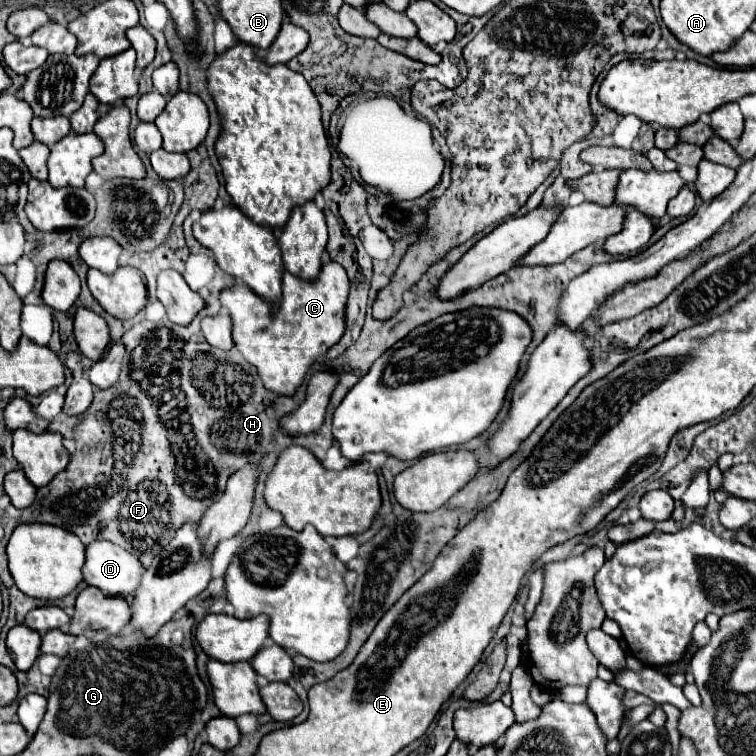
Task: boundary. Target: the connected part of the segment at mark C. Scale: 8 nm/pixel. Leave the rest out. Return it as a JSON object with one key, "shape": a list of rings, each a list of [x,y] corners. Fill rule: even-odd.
{"shape":[[[325,262],[321,268],[321,274],[315,282],[303,282],[289,272],[283,274],[283,300],[279,306],[267,304],[257,294],[247,290],[247,286],[237,284],[229,290],[221,292],[221,304],[227,308],[233,320],[233,342],[235,348],[243,354],[247,362],[251,362],[257,368],[257,374],[263,382],[263,386],[279,396],[293,396],[297,388],[303,384],[305,374],[313,366],[313,362],[323,356],[331,346],[335,346],[343,332],[345,332],[345,304],[349,296],[349,278],[337,262]]]}

